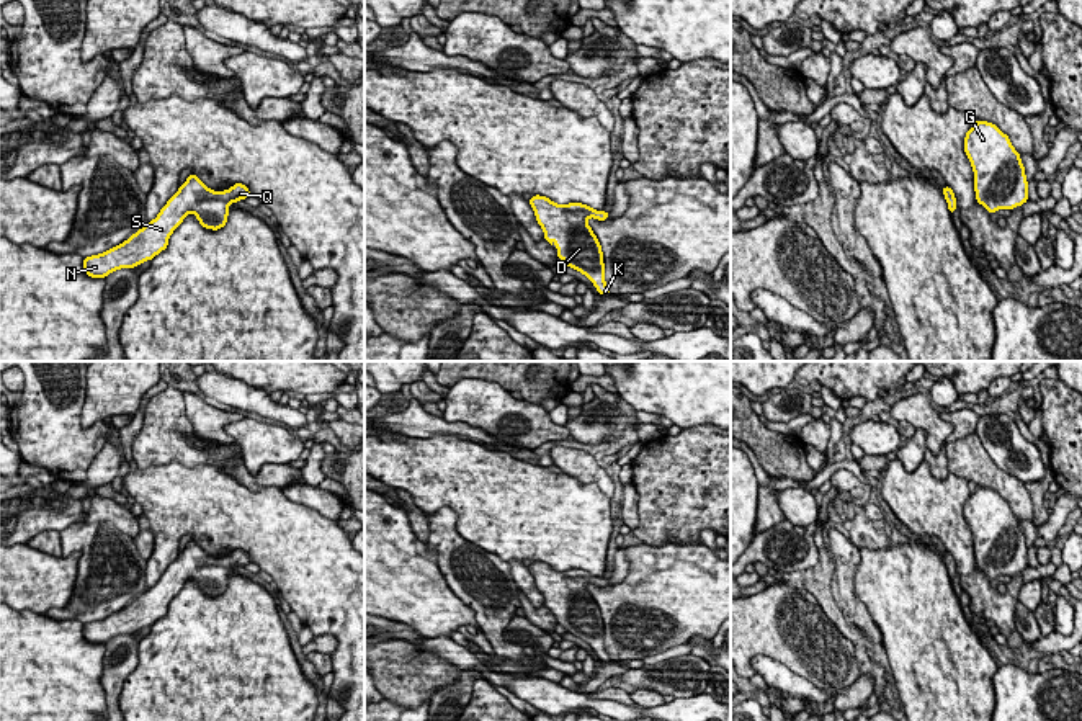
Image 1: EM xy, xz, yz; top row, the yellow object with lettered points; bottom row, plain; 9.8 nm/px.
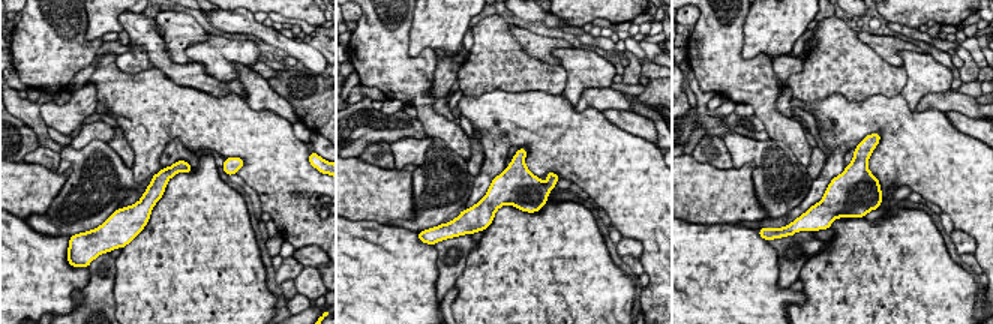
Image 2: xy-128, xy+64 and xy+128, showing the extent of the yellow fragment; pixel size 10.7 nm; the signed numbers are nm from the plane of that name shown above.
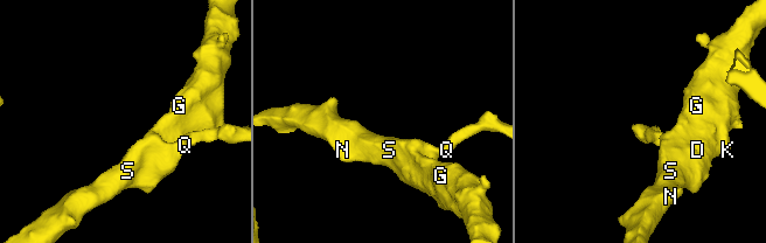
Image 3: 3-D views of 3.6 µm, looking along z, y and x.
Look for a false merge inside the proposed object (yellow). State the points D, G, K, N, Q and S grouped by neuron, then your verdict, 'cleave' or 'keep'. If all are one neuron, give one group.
D G K N S / Q; cleave

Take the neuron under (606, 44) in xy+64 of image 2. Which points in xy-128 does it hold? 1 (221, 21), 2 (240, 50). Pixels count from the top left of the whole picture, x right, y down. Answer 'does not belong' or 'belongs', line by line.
1: belongs
2: does not belong

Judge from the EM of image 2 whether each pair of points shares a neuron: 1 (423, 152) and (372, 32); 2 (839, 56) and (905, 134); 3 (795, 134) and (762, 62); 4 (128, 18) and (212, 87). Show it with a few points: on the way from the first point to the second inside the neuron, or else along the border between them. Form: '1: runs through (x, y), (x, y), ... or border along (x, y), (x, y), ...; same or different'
1: border along (428, 135), (441, 138), (458, 155); different
2: border along (837, 92), (854, 101), (875, 95), (899, 95); different
3: runs through (776, 119), (764, 105), (762, 81); same
4: runs through (150, 41), (158, 56), (173, 71), (189, 74); same

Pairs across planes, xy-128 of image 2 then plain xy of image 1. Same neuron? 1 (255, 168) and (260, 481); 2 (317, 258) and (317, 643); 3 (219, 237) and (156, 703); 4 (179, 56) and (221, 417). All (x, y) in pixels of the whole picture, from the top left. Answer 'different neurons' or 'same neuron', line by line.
1: different neurons
2: same neuron
3: same neuron
4: same neuron

